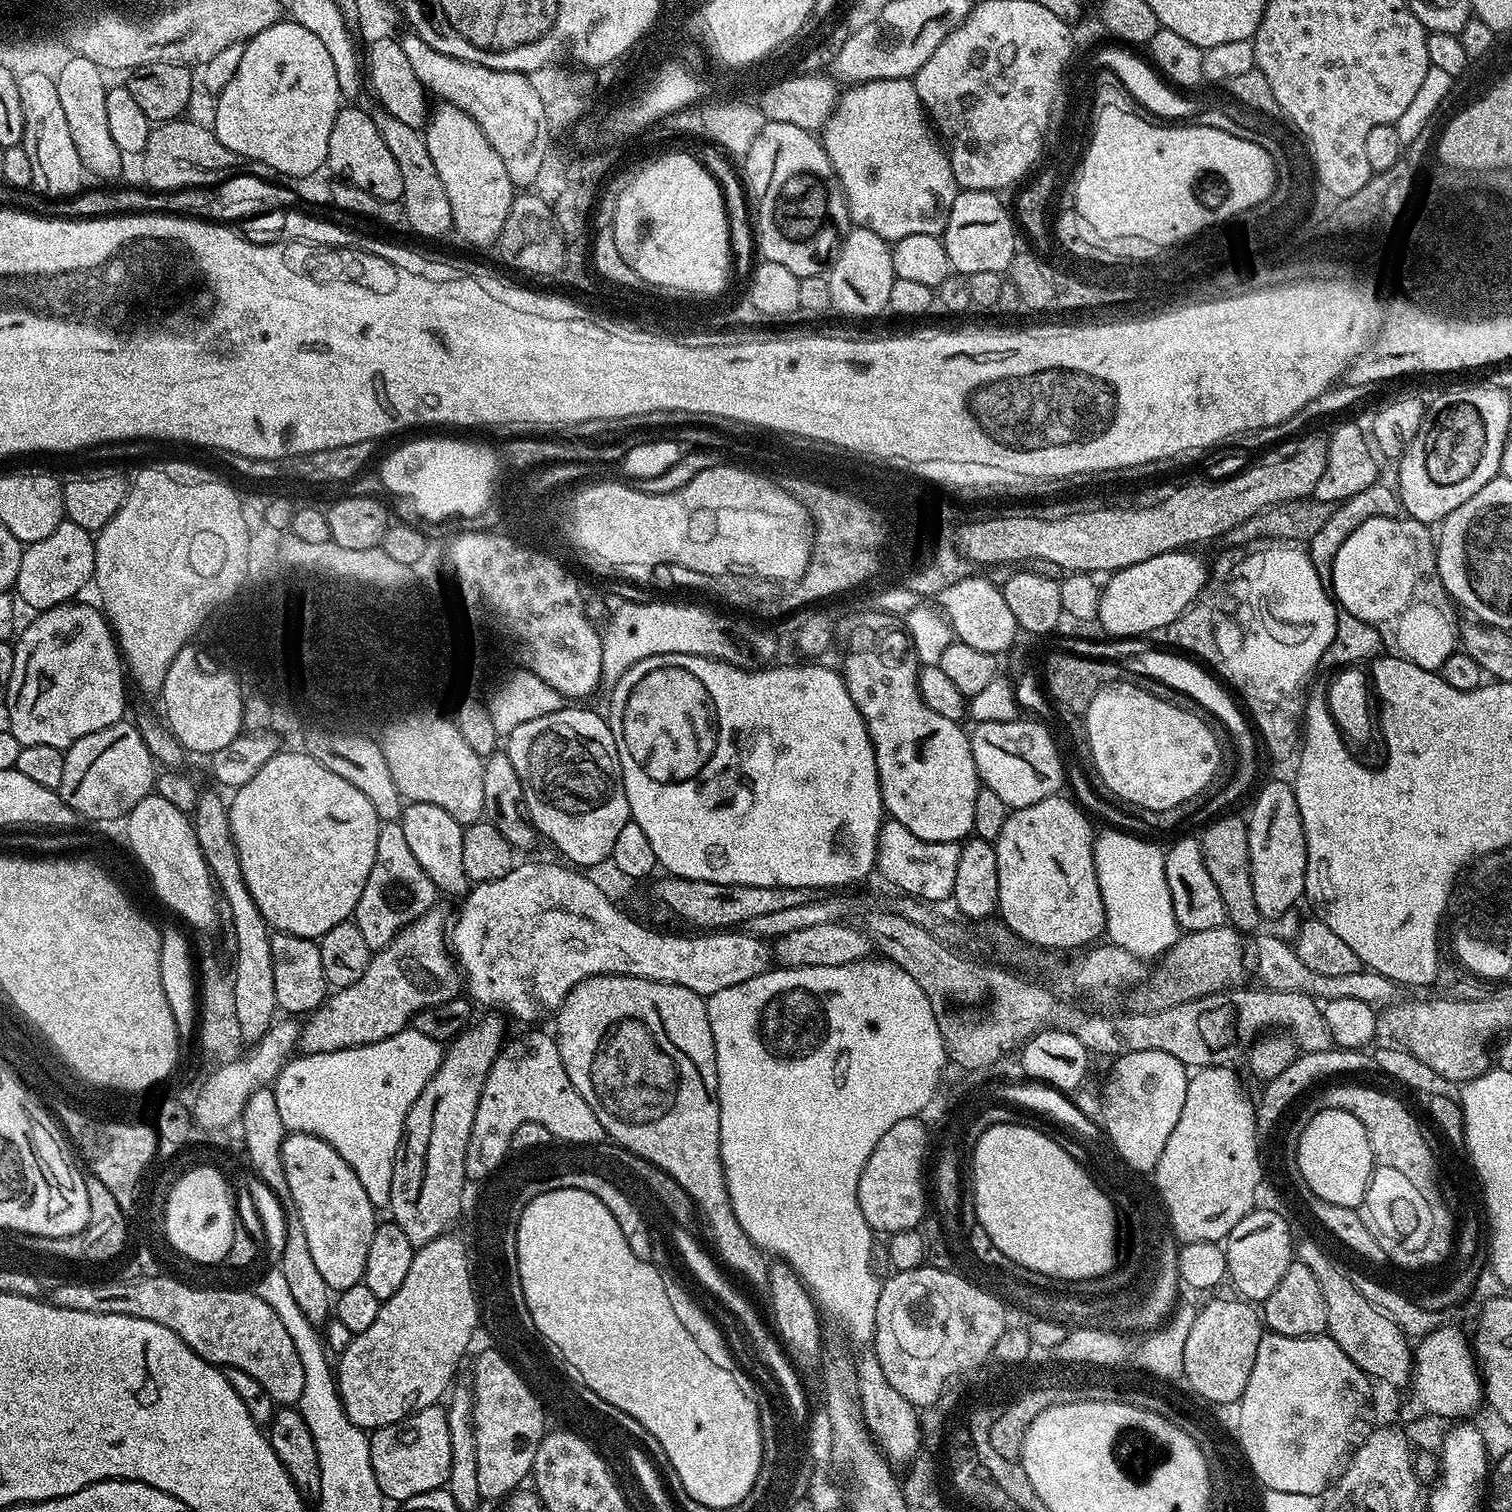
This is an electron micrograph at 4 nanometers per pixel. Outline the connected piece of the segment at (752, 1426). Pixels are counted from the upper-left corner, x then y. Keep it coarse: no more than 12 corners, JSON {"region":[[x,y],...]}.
{"region":[[586,1190],[517,1223],[536,1331],[694,1503],[752,1494],[744,1400]]}

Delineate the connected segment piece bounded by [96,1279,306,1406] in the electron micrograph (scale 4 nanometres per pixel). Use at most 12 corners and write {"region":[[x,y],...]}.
{"region":[[136,1286],[118,1306],[300,1403],[294,1338],[255,1291]]}

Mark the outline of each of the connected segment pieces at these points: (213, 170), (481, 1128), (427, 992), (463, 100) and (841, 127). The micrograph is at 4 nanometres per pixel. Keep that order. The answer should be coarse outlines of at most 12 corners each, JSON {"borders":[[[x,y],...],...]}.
{"borders":[[[166,120],[138,160],[149,189],[207,188],[245,167],[209,125]],[[549,1033],[509,1039],[490,1068],[465,1168],[494,1164],[526,1122],[565,1145],[605,1139]],[[443,907],[303,1021],[307,1054],[382,1042],[457,999]],[[401,37],[427,91],[470,114],[512,184],[531,187],[552,133],[529,75]],[[911,79],[839,93],[822,143],[859,227],[940,236],[958,185]]]}

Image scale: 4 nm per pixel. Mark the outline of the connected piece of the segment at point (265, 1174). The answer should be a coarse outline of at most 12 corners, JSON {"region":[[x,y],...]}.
{"region":[[254,1090],[240,1115],[244,1152],[284,1210],[278,1270],[314,1325],[332,1312],[282,1166],[276,1093]]}

